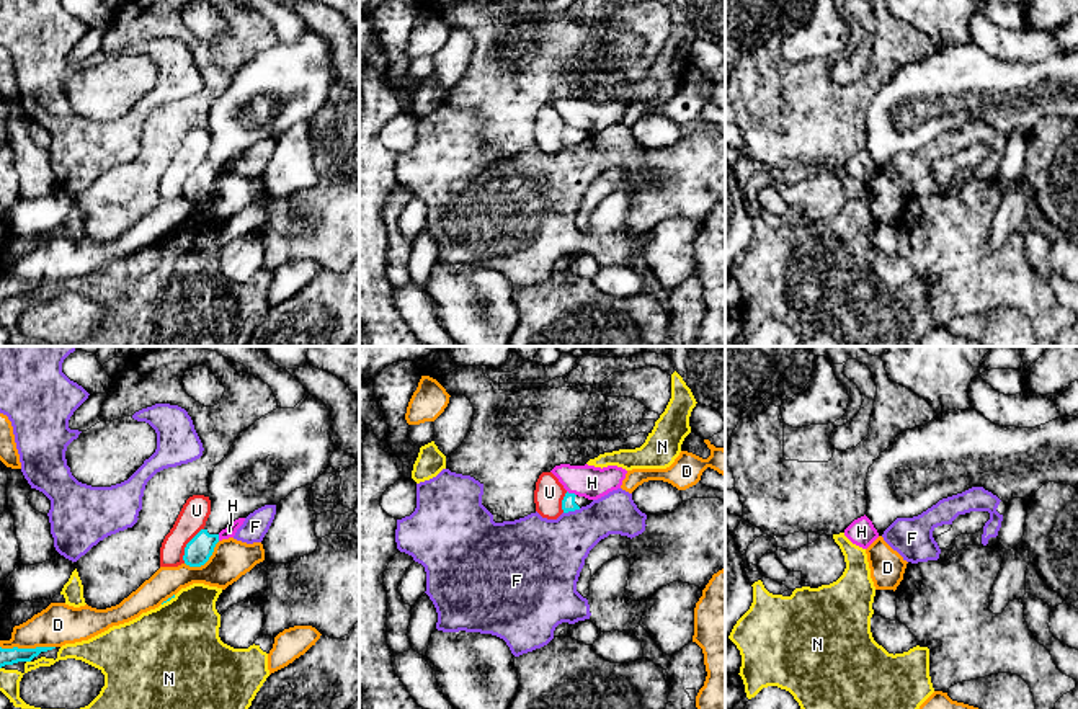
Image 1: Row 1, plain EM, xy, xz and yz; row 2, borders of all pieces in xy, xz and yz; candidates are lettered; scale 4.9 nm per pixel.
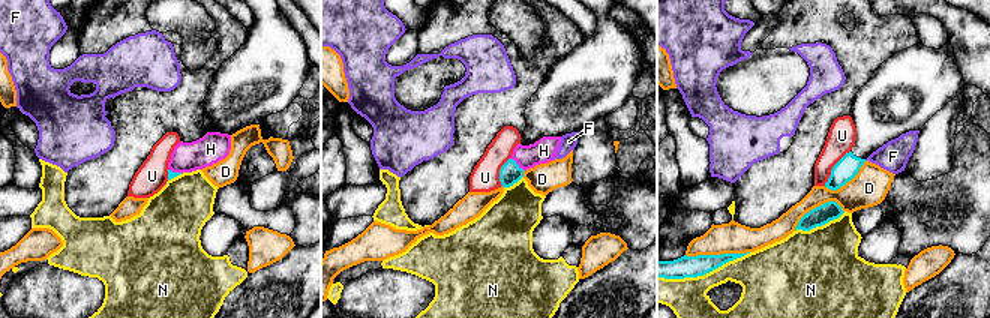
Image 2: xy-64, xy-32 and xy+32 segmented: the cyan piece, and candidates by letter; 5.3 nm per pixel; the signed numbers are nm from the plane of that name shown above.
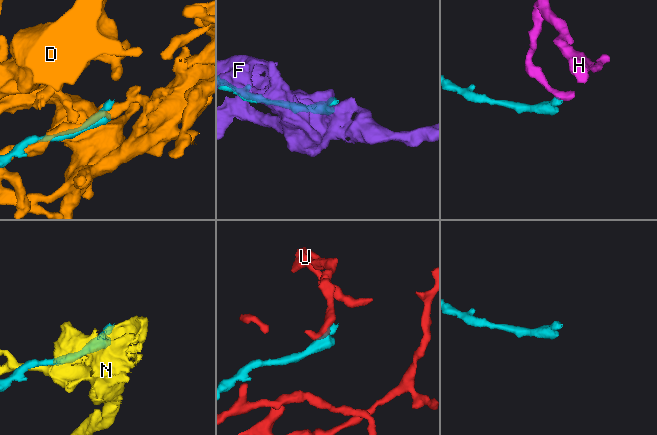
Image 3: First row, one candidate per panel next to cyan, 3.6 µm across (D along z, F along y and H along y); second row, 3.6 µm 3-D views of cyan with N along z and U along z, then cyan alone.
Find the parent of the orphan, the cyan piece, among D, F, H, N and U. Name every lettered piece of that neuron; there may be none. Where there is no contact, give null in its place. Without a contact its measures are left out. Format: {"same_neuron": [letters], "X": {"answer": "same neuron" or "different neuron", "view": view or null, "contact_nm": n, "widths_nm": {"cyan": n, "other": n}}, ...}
{"same_neuron": [], "D": {"answer": "different neuron", "view": "xy", "contact_nm": 280, "widths_nm": {"cyan": 80, "other": 200}}, "F": {"answer": "different neuron", "view": "xz", "contact_nm": 90, "widths_nm": {"cyan": 70, "other": 360}}, "H": {"answer": "different neuron", "view": "xz", "contact_nm": 50, "widths_nm": {"cyan": 70, "other": 160}}, "N": {"answer": "different neuron", "view": "xy", "contact_nm": 30, "widths_nm": {"cyan": 80, "other": 100}}, "U": {"answer": "different neuron", "view": "xy", "contact_nm": 200, "widths_nm": {"cyan": 130, "other": 140}}}

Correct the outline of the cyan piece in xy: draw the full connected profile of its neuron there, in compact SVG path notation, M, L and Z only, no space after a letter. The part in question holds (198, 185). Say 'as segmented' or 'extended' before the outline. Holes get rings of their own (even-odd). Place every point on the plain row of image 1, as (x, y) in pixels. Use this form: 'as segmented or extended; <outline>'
extended; M307 25L294 42L278 41L242 65L211 106L211 149L186 178L185 198L204 199L219 167L235 154L312 119L330 101L335 85L330 65L330 44Z

